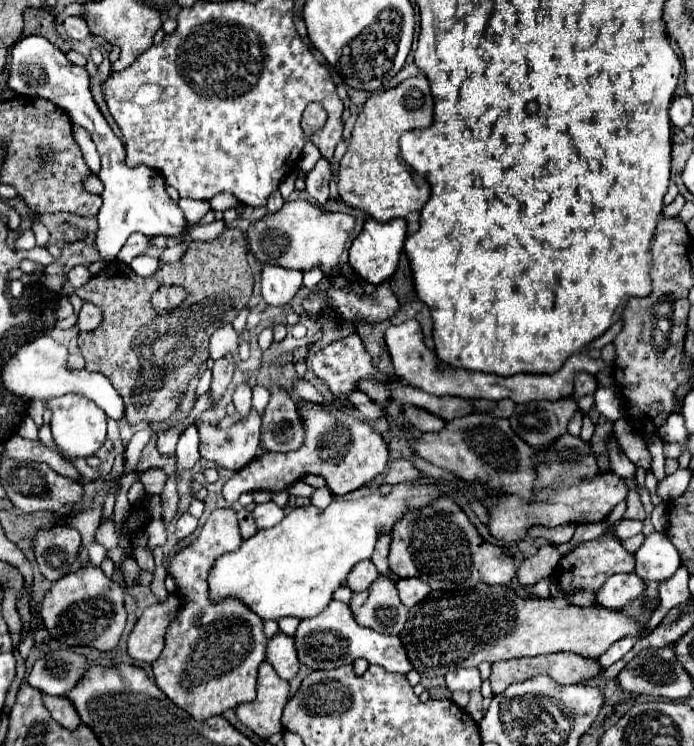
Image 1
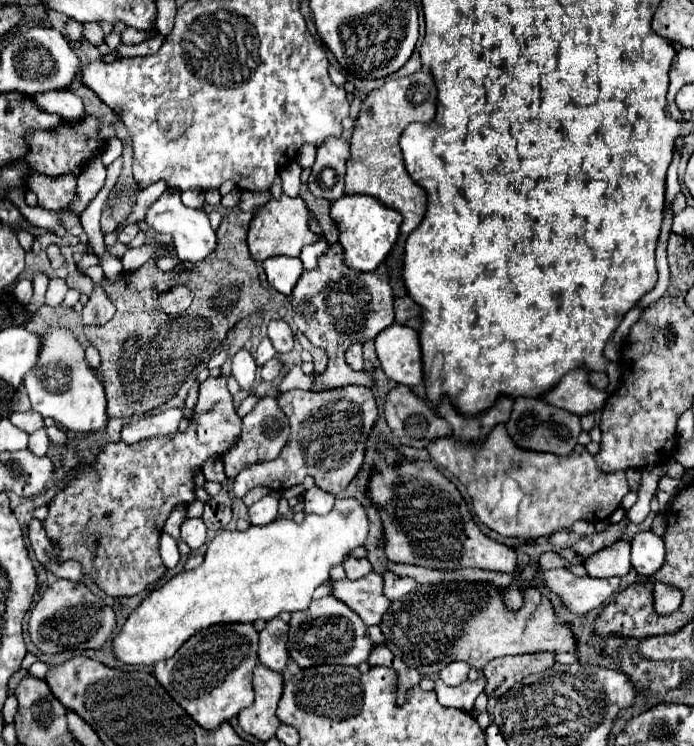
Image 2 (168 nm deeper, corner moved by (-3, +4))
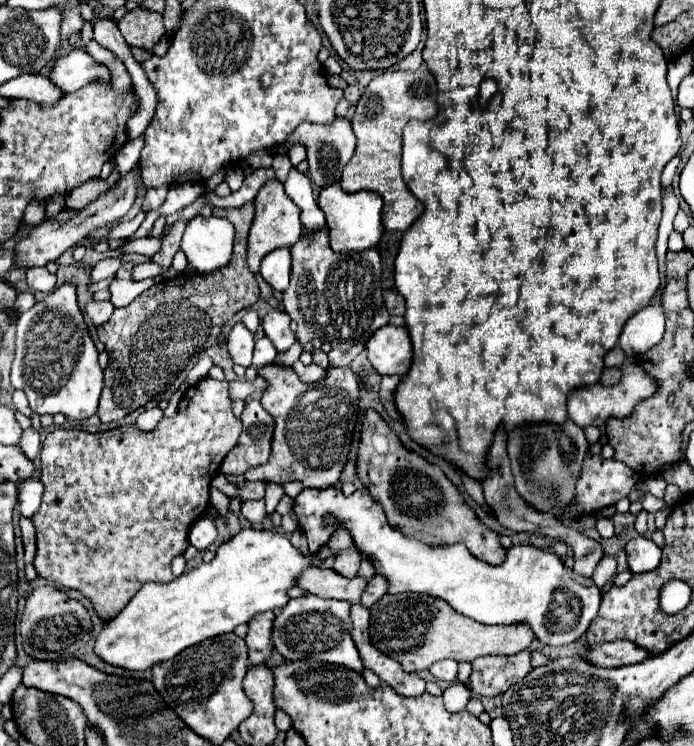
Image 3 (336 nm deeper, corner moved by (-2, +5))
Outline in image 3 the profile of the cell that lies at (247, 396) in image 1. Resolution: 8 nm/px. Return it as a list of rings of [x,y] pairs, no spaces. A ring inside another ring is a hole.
[[[234,324],[228,334],[228,352],[232,360],[244,368],[252,362],[252,350],[254,350],[254,334],[242,324]]]

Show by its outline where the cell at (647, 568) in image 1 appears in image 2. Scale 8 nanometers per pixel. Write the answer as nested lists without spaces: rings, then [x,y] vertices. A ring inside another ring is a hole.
[[[639,531],[631,541],[631,565],[639,575],[651,577],[665,563],[665,543],[653,531]]]

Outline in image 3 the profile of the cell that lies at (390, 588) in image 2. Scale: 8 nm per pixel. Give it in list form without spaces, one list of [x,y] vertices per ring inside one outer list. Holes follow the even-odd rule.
[[[376,574],[376,576],[372,576],[372,578],[368,580],[366,590],[364,590],[364,596],[360,598],[360,602],[362,602],[366,608],[370,608],[376,600],[380,600],[380,598],[386,594],[386,590],[388,590],[388,582],[386,582],[386,578]]]

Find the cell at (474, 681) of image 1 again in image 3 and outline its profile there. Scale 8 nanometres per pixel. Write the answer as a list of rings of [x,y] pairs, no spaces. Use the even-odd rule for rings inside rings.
[[[440,660],[436,664],[432,664],[430,668],[430,674],[446,684],[452,684],[456,680],[456,674],[458,674],[458,662],[454,660]]]

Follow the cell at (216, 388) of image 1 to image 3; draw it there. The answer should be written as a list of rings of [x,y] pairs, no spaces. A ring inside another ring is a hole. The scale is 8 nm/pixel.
[[[204,378],[198,384],[190,386],[178,406],[176,416],[172,418],[162,418],[158,422],[158,426],[150,432],[142,432],[136,424],[126,424],[108,432],[98,432],[98,434],[90,434],[90,432],[82,432],[82,430],[66,430],[66,428],[56,428],[54,432],[50,432],[42,444],[42,454],[40,454],[40,482],[44,484],[44,494],[42,494],[42,504],[38,508],[38,512],[34,514],[34,528],[36,528],[36,556],[34,556],[34,568],[38,572],[40,578],[52,580],[62,584],[64,588],[74,588],[80,590],[94,606],[96,614],[108,622],[112,620],[116,614],[120,614],[120,610],[130,602],[130,598],[146,584],[146,582],[170,582],[172,570],[170,570],[170,562],[184,554],[184,550],[190,546],[188,540],[188,532],[192,528],[192,524],[202,518],[202,514],[208,510],[210,506],[210,482],[212,478],[218,474],[218,468],[224,460],[224,456],[236,446],[236,440],[242,432],[242,422],[240,418],[236,418],[232,414],[232,400],[228,396],[228,382],[218,382],[212,378]]]

